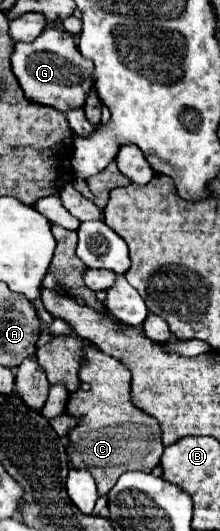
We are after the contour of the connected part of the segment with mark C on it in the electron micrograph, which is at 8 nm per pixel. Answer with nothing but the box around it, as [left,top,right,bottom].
[66,346,164,496]

